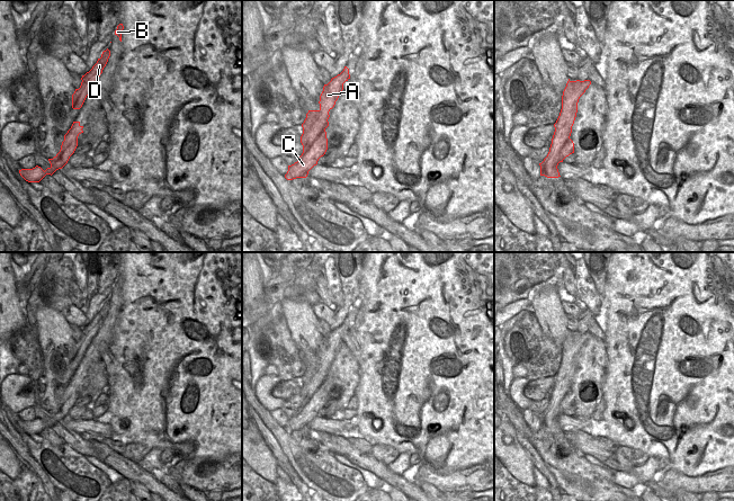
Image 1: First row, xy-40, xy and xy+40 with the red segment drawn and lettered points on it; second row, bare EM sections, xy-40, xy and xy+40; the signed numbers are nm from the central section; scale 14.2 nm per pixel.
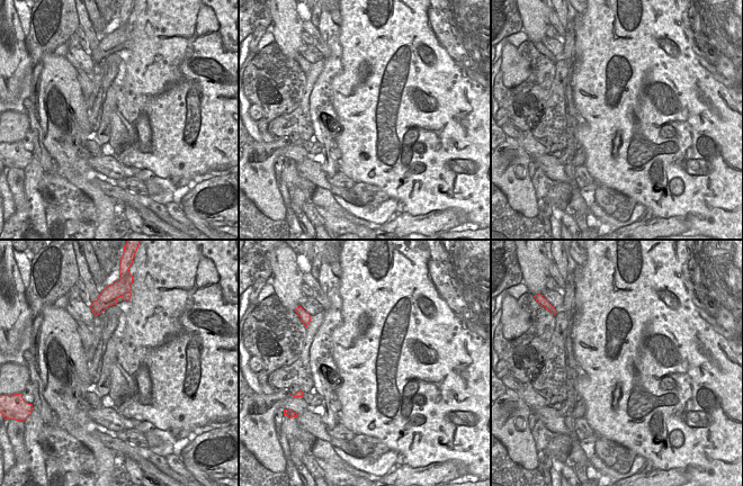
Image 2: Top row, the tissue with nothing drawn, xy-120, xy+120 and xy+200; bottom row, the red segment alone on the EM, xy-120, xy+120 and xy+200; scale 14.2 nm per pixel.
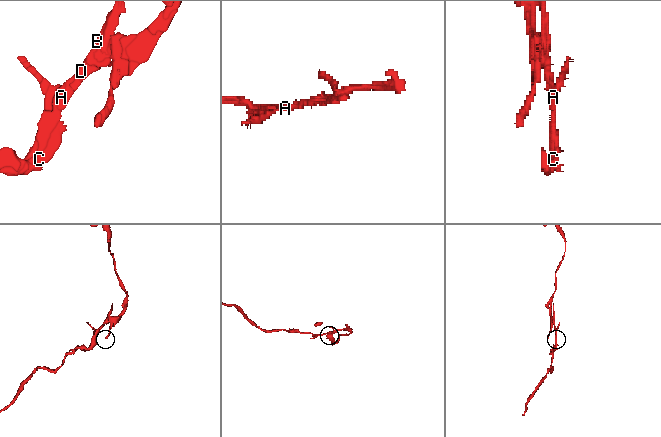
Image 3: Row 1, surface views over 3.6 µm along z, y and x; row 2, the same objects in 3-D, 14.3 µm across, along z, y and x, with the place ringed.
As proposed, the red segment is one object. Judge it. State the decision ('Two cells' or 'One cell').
Two cells

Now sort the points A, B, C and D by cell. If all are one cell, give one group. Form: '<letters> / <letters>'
A B D / C

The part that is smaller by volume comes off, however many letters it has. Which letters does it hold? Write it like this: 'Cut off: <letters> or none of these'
Cut off: A, B, D

